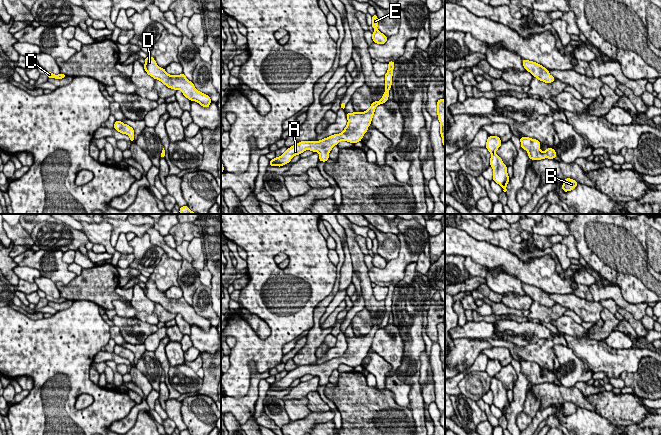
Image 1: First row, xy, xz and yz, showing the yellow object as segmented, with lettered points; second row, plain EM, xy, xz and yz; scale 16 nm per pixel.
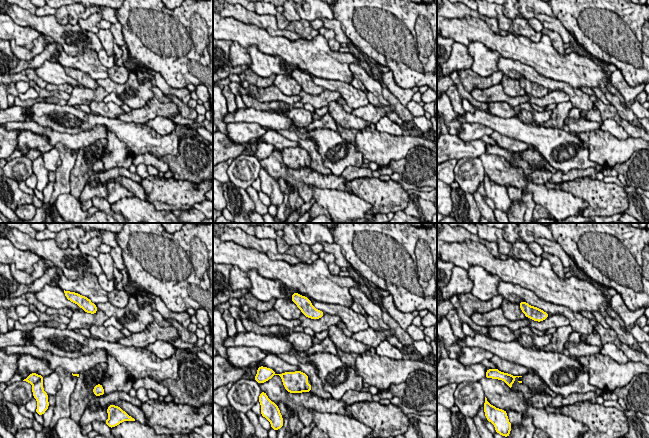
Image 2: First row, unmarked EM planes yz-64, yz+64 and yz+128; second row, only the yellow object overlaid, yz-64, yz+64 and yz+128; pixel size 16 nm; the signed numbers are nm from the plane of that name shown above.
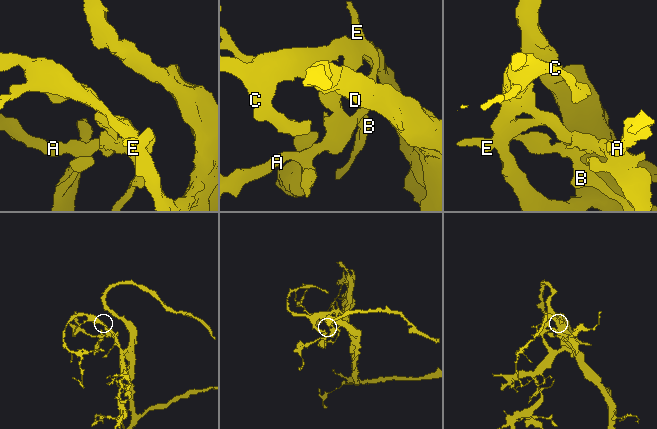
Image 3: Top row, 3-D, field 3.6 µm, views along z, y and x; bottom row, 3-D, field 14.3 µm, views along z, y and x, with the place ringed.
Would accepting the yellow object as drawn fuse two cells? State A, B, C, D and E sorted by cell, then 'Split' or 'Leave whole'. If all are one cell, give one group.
Groups: A B C D E. Leave whole

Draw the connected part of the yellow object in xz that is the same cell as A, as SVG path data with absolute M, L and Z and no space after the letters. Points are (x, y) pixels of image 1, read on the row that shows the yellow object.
M388 62L388 70L384 76L385 92L379 101L374 101L371 106L364 112L346 113L348 123L344 130L339 134L333 134L319 141L301 141L288 148L280 157L275 157L270 160L270 166L281 167L288 164L291 159L303 153L305 150L310 150L319 153L319 161L326 162L329 159L329 153L335 145L344 140L350 143L360 142L367 132L368 127L372 122L375 109L378 105L388 101L389 90L392 85L392 76L395 62Z

